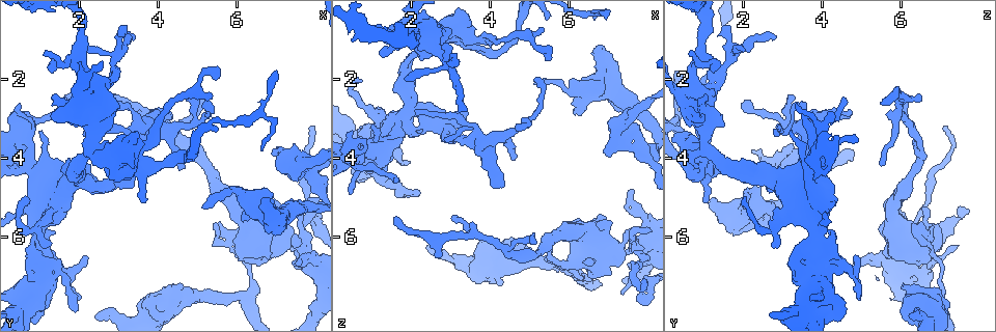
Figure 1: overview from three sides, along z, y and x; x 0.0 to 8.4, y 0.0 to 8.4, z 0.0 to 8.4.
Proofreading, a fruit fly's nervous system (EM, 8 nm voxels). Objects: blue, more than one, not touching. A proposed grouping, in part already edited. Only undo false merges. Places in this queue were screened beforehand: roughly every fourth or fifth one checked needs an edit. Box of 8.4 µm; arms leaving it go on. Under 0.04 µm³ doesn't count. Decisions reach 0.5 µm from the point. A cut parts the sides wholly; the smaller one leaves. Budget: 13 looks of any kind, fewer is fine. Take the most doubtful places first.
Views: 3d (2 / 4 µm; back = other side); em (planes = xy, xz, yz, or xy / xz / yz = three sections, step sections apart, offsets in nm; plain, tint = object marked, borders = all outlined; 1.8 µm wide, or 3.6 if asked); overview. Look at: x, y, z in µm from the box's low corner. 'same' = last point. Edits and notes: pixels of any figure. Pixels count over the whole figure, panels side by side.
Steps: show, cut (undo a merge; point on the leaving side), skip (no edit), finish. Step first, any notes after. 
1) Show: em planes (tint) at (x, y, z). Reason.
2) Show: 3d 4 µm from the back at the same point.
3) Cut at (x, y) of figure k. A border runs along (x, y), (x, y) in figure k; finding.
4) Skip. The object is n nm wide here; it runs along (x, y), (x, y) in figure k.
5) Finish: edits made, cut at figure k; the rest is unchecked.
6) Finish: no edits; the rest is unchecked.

Show: em xy step 4 (tint) at (0.75, 4.20, 3.90).

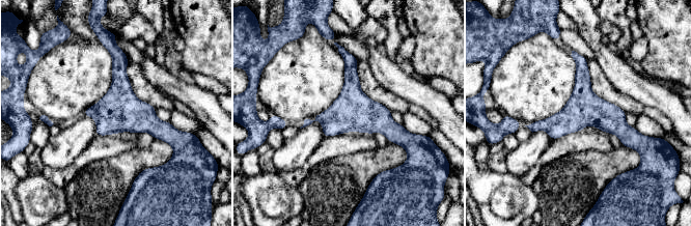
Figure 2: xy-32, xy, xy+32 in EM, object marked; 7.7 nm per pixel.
Show: em planes (tint) at the same point. Cut it another way.

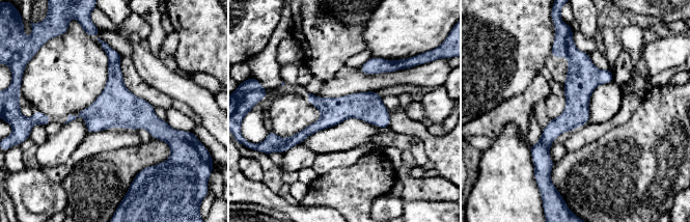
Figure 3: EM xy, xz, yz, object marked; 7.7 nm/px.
Skip. It runs along (572, 46), (577, 108), (546, 139), (549, 163) in figure 3; all the same neuron.

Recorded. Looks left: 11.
Show: em yz step 8 (tint) at (2.30, 3.65, 1.05).

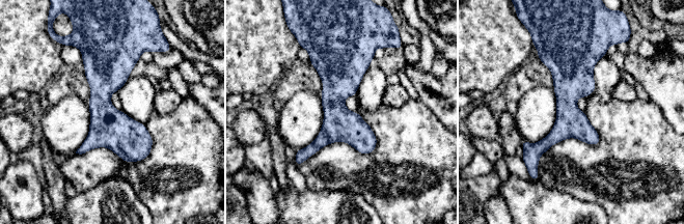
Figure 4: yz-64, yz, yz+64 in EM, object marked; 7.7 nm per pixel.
Skip. One neuron here.

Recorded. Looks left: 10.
Show: em xy step 4 (tint) at (7.55, 4.15, 3.35). Calibre changes.

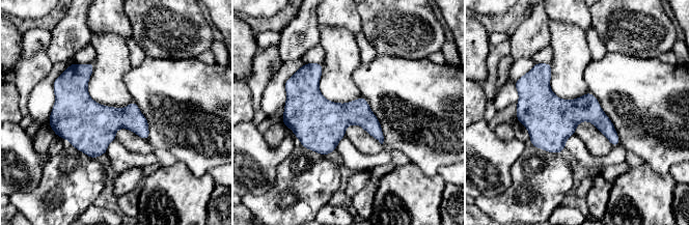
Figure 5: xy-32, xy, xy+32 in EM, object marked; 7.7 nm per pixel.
Skip. Continuous, no second neuron.

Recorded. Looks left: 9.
Show: em planes (tint) at (3.85, 3.25, 3.70). Branch point.

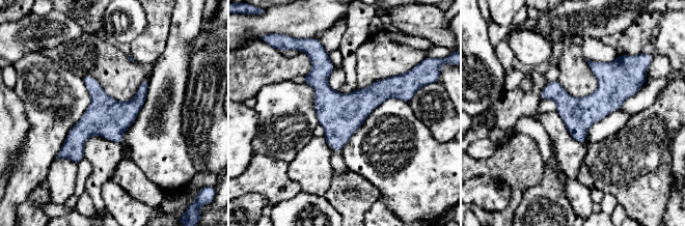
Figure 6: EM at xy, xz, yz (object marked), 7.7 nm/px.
Skip. The object is 260 nm wide here; it runs along (145, 82), (122, 114), (99, 118), (64, 152) in figure 6; continuous, no second neuron.

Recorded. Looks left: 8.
Show: em planes (tint) at (2.90, 1.95, 1.25). Sharp bend.

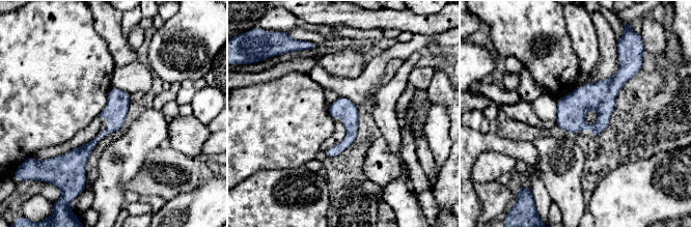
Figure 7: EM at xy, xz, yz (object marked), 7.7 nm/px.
Skip. It runs along (123, 93), (79, 169) in figure 7; all the same neuron.

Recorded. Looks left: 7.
Finish: no edits; the rest is unchecked.

